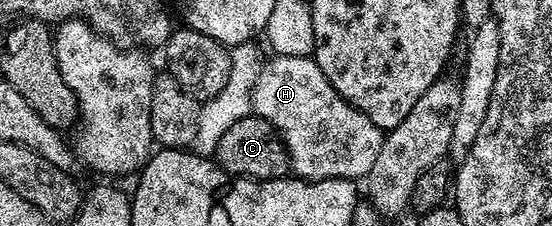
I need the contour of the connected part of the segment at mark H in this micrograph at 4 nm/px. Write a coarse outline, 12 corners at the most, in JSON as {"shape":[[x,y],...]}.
{"shape":[[312,57],[261,67],[252,113],[306,182],[364,179],[383,131]]}

